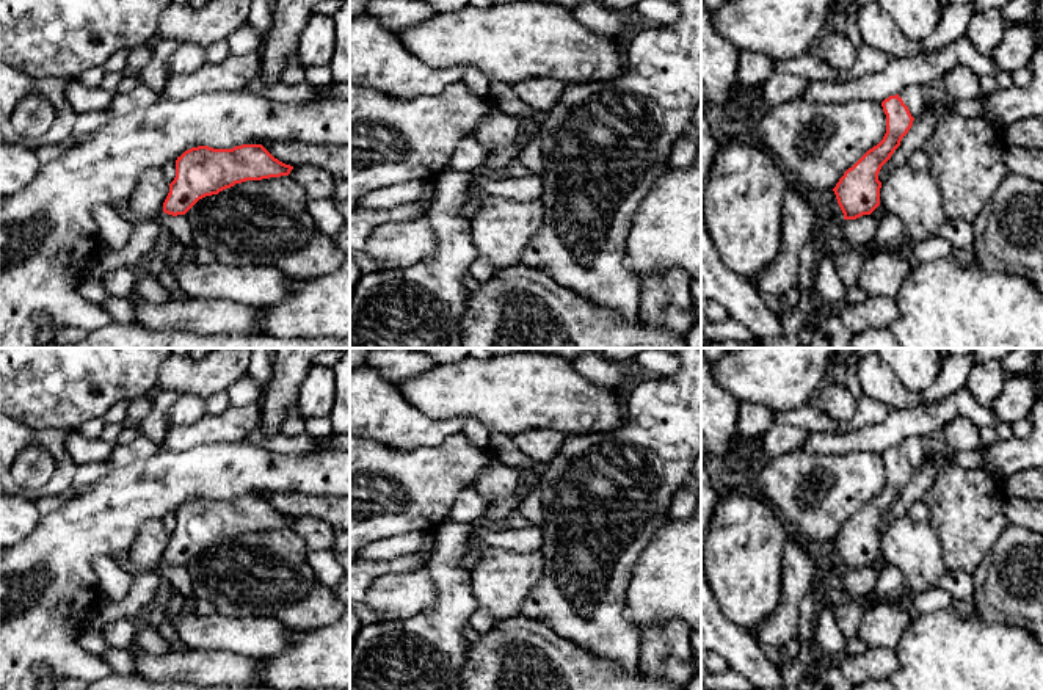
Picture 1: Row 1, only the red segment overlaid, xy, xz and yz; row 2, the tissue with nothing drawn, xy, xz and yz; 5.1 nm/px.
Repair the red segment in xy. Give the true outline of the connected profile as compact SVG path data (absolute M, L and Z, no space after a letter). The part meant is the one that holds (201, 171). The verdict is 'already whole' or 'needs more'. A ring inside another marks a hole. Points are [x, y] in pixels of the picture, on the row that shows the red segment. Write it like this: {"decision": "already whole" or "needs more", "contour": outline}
{"decision": "already whole", "contour": "M262 144L232 149L198 146L176 160L176 177L163 202L163 212L185 215L199 199L242 183L289 176L293 166L274 158Z"}

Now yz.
{"decision": "already whole", "contour": "M899 94L885 99L881 107L886 114L883 140L849 168L833 188L844 220L870 215L880 205L878 172L913 125L914 118Z"}

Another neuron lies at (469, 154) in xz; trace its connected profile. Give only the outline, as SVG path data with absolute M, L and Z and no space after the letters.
M467 136L464 138L447 163L447 169L453 171L474 171L475 168L482 166L488 157L488 151L485 146L475 138Z

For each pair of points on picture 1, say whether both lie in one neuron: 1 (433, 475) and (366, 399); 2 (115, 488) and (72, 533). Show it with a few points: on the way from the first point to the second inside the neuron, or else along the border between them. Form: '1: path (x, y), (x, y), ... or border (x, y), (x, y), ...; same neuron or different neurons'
1: border (446, 438), (411, 449), (375, 441); different neurons
2: path (107, 499), (83, 522); same neuron

